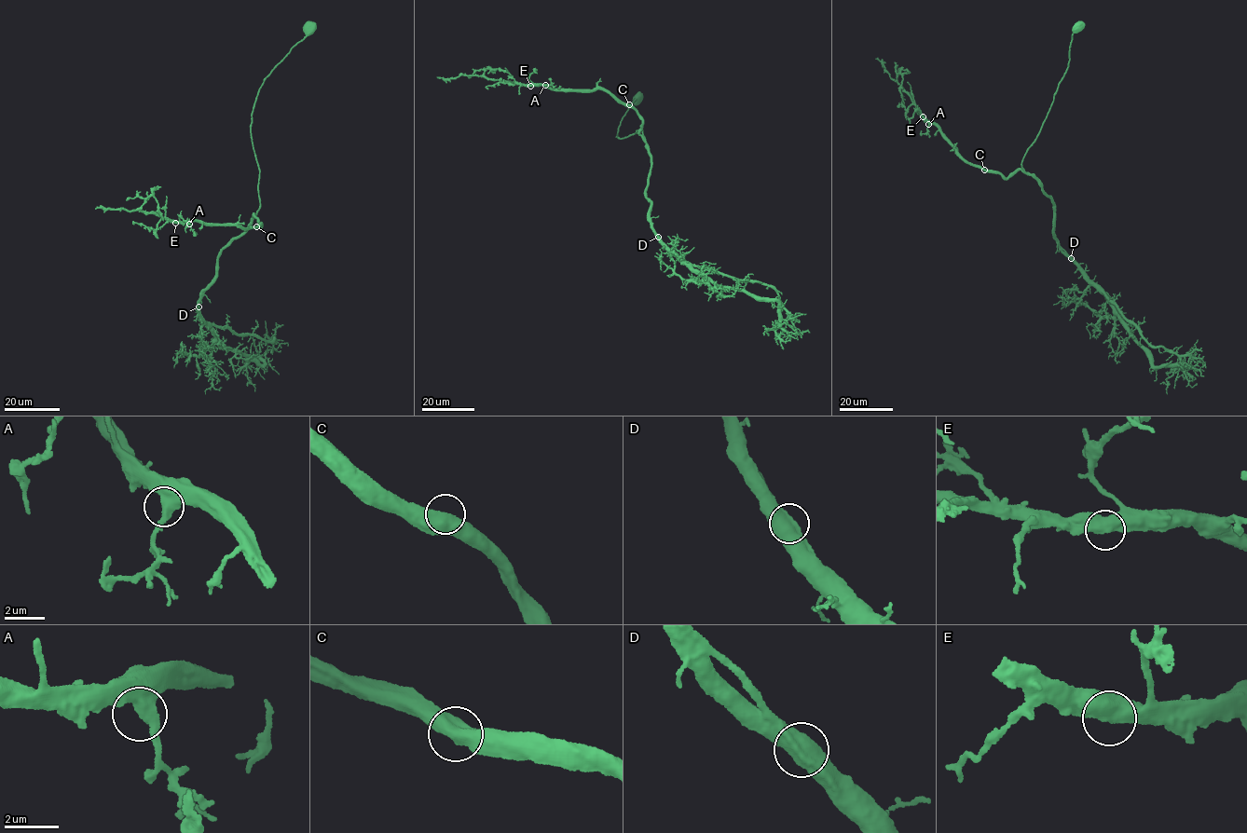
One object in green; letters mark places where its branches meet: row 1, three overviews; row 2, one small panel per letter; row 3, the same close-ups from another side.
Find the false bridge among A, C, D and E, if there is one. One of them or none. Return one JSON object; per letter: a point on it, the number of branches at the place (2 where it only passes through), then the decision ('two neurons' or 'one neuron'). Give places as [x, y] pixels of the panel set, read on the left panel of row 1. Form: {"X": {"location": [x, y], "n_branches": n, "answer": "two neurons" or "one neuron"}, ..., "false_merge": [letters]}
{"A": {"location": [189, 224], "n_branches": 2, "answer": "one neuron"}, "C": {"location": [256, 226], "n_branches": 2, "answer": "one neuron"}, "D": {"location": [198, 307], "n_branches": 2, "answer": "one neuron"}, "E": {"location": [175, 223], "n_branches": 2, "answer": "one neuron"}, "false_merge": []}

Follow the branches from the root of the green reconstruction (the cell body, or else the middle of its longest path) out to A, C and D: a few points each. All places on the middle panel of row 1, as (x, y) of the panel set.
A: (637, 99), (621, 121), (621, 139), (640, 129), (643, 136), (633, 108), (602, 89), (545, 85)
C: (637, 99), (621, 121), (616, 137), (621, 139), (640, 129), (643, 136), (642, 119), (629, 104)
D: (637, 99), (623, 116), (616, 137), (643, 131), (652, 163), (646, 197), (652, 202), (650, 218), (658, 237)

